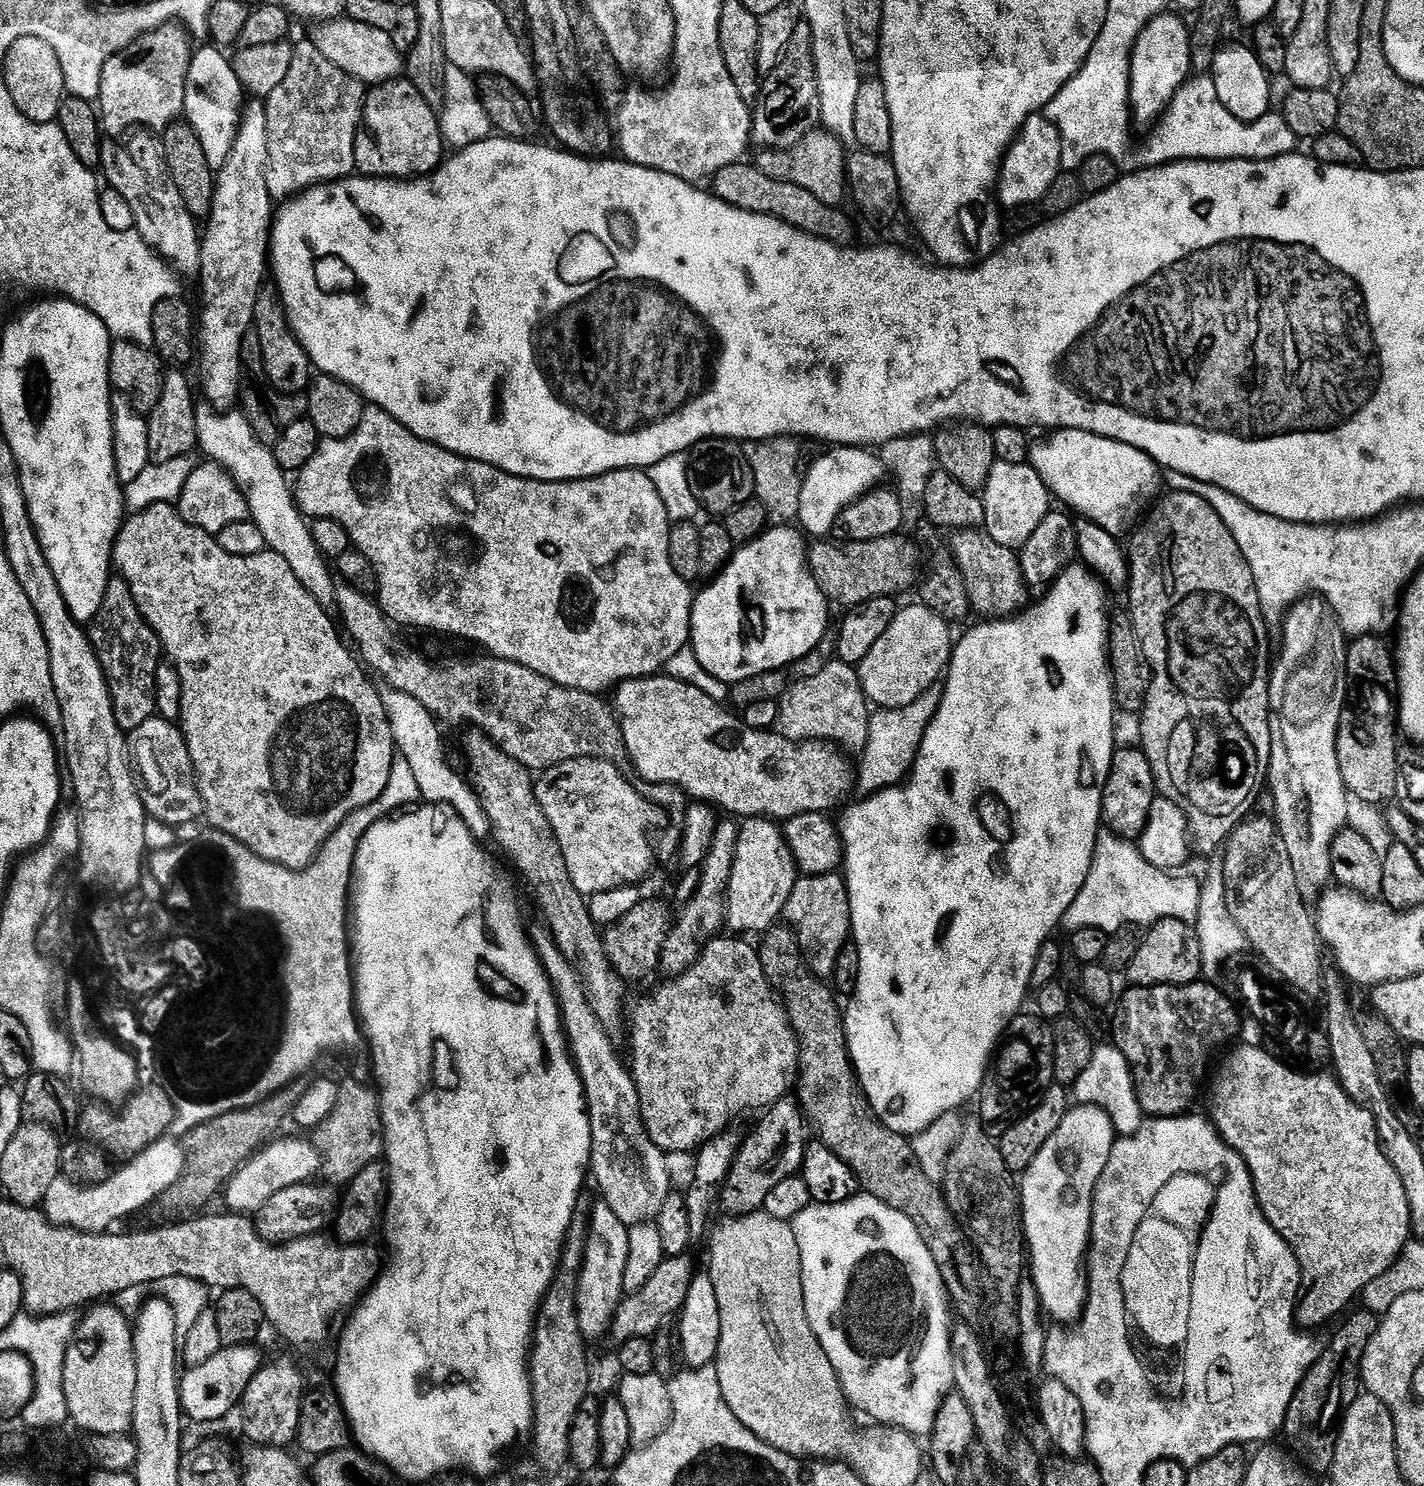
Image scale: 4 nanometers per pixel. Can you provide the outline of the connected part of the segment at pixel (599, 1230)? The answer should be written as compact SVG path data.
M608 1207L595 1209L590 1220L590 1235L584 1250L584 1263L581 1266L576 1293L576 1320L580 1331L589 1337L596 1336L607 1329L616 1315L616 1308L625 1295L623 1270L626 1266L629 1229L620 1224Z

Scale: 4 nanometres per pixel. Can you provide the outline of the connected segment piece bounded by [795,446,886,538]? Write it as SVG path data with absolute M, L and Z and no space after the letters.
M832 446L827 451L825 456L818 457L809 466L808 473L805 476L803 473L798 484L800 500L797 502L795 519L798 524L800 522L799 527L805 533L813 532L816 538L827 537L830 525L840 515L840 511L853 504L855 500L867 496L879 485L876 483L886 476L886 469L880 463L879 455L867 447Z

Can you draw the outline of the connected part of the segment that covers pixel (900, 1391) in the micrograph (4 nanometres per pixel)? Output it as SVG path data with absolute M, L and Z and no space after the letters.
M867 1194L853 1195L840 1204L812 1204L803 1208L790 1221L792 1234L796 1239L796 1253L800 1256L800 1295L802 1297L802 1311L808 1325L809 1332L816 1338L828 1361L836 1371L840 1380L840 1388L844 1391L844 1399L857 1413L865 1412L869 1421L877 1424L887 1424L889 1428L900 1428L917 1438L931 1437L932 1427L936 1421L936 1413L940 1410L941 1397L936 1397L936 1384L932 1381L932 1356L940 1356L950 1348L950 1323L948 1312L940 1304L932 1304L927 1308L927 1300L945 1299L944 1280L940 1276L938 1266L932 1261L930 1250L924 1244L924 1239L918 1234L914 1222L906 1218L898 1210L886 1206L878 1198Z

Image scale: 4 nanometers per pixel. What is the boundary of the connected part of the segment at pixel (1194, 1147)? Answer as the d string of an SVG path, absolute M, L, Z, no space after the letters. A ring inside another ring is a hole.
M1184 1114L1179 1118L1152 1118L1148 1124L1139 1125L1135 1129L1140 1135L1140 1140L1135 1140L1131 1134L1117 1139L1112 1145L1112 1152L1106 1161L1106 1172L1112 1176L1109 1185L1097 1183L1097 1200L1092 1204L1092 1228L1102 1235L1108 1236L1112 1227L1121 1218L1132 1215L1135 1209L1148 1202L1149 1197L1158 1194L1164 1186L1175 1176L1181 1175L1187 1168L1208 1168L1208 1136L1207 1119ZM1192 1136L1196 1136L1196 1144L1192 1144ZM1128 1148L1136 1148L1132 1156L1128 1156Z

